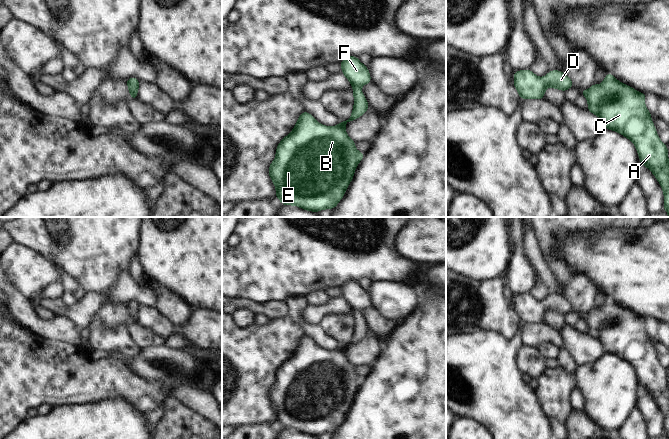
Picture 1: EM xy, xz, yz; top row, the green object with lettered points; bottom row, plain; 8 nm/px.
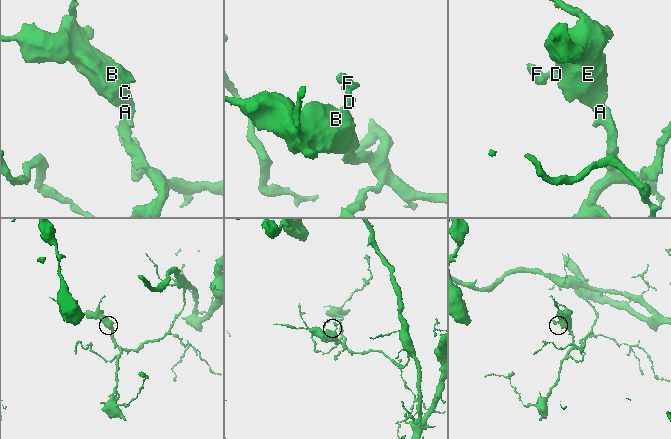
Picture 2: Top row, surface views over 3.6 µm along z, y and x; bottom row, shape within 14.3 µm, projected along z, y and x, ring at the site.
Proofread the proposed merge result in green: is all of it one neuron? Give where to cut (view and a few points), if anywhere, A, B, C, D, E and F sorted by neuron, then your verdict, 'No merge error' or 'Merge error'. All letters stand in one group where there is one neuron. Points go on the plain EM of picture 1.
No split. Groups: A B C D E F. No merge error.

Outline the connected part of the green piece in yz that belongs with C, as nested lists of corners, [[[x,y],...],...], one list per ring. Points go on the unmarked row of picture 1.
[[[610,297],[606,298],[604,306],[600,309],[595,307],[590,313],[581,314],[588,324],[588,334],[599,340],[604,347],[604,351],[624,359],[636,370],[640,387],[649,392],[659,405],[664,415],[664,434],[669,439],[669,386],[667,369],[658,362],[654,348],[650,342],[650,337],[645,330],[646,318],[616,304]]]

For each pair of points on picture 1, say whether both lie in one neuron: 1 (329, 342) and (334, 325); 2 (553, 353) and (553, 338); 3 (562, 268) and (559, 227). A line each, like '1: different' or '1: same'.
1: different
2: different
3: same

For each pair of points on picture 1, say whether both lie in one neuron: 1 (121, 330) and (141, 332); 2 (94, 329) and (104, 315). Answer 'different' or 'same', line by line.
1: different
2: different

